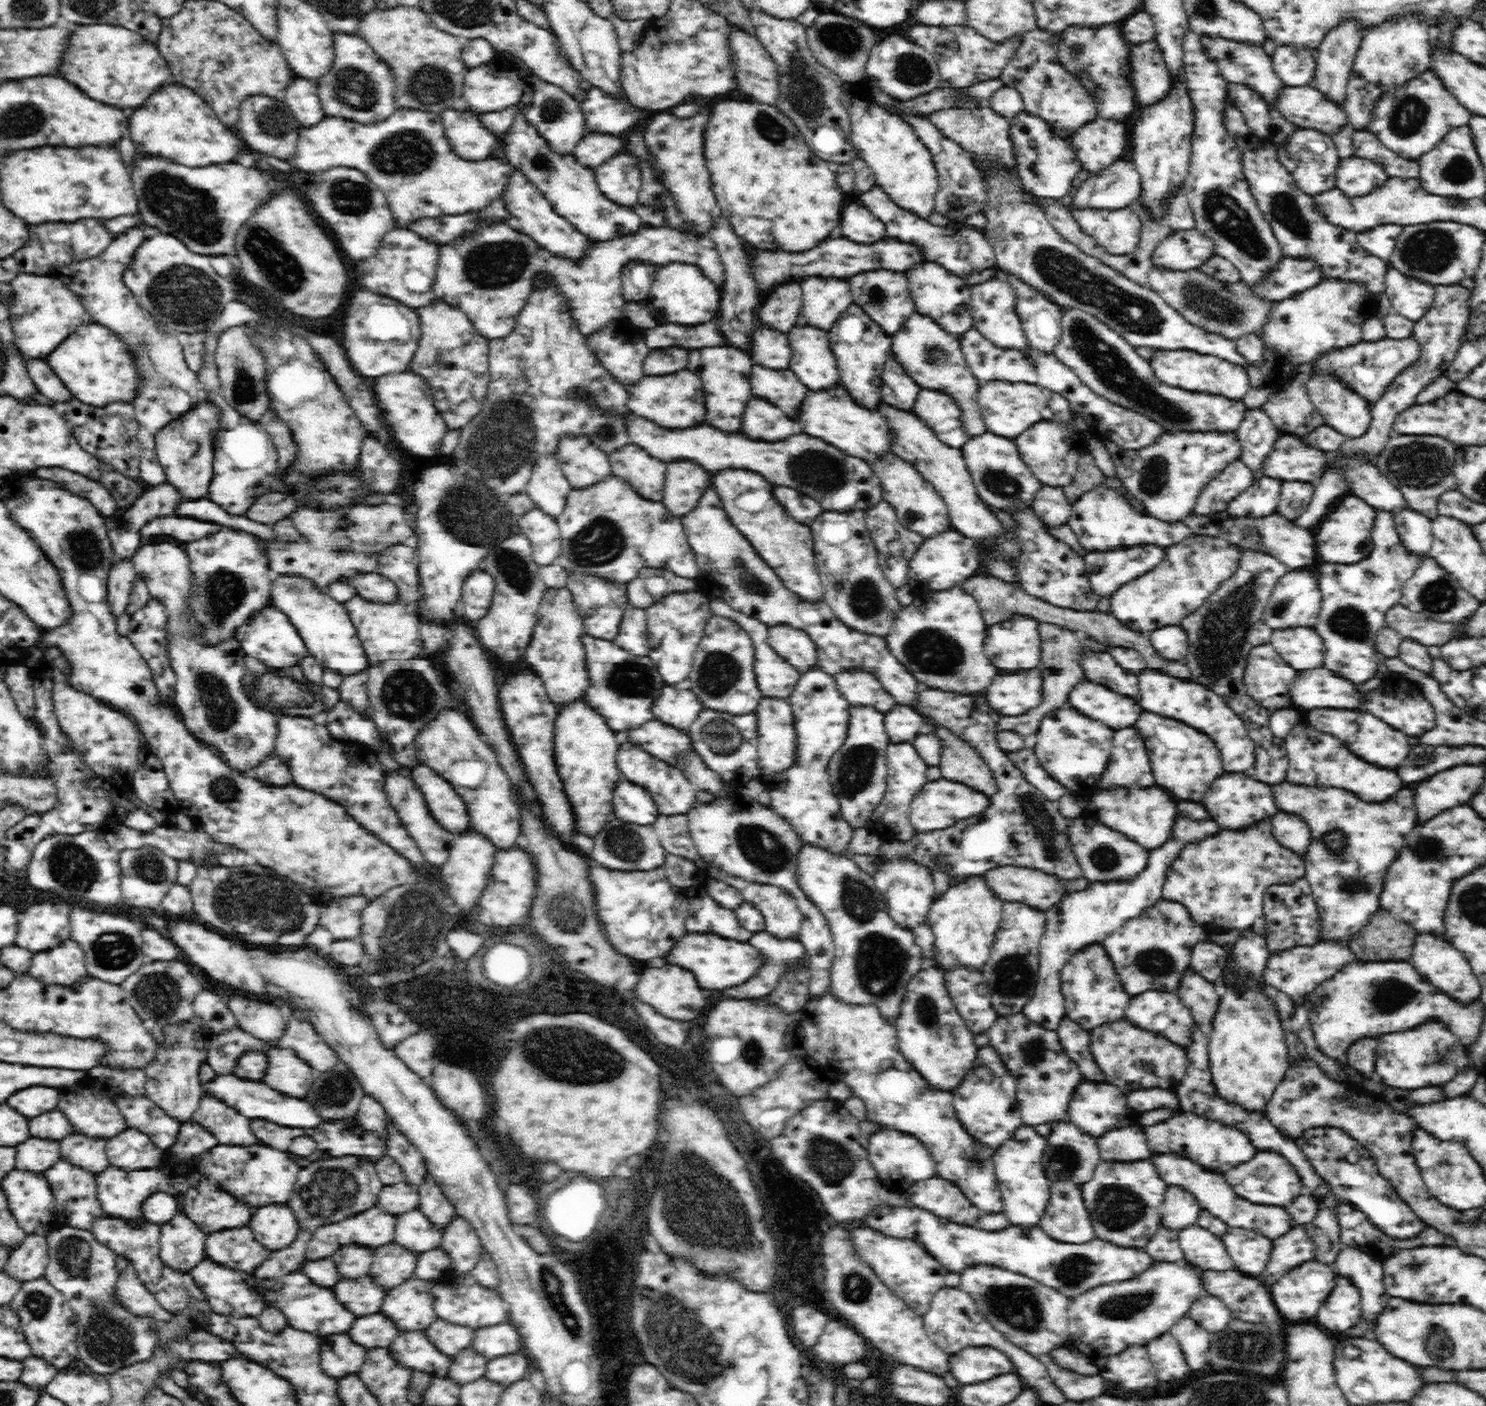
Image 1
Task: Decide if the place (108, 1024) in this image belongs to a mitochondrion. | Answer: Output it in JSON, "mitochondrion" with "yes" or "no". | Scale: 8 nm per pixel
{"mitochondrion":"yes"}

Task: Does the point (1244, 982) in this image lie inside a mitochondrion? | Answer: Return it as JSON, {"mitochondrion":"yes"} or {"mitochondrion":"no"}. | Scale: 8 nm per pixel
{"mitochondrion":"yes"}

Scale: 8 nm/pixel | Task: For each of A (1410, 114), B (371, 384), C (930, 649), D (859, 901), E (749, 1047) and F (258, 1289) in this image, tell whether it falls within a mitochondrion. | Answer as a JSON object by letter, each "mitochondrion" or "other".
{"A":"mitochondrion","B":"other","C":"mitochondrion","D":"mitochondrion","E":"mitochondrion","F":"other"}

